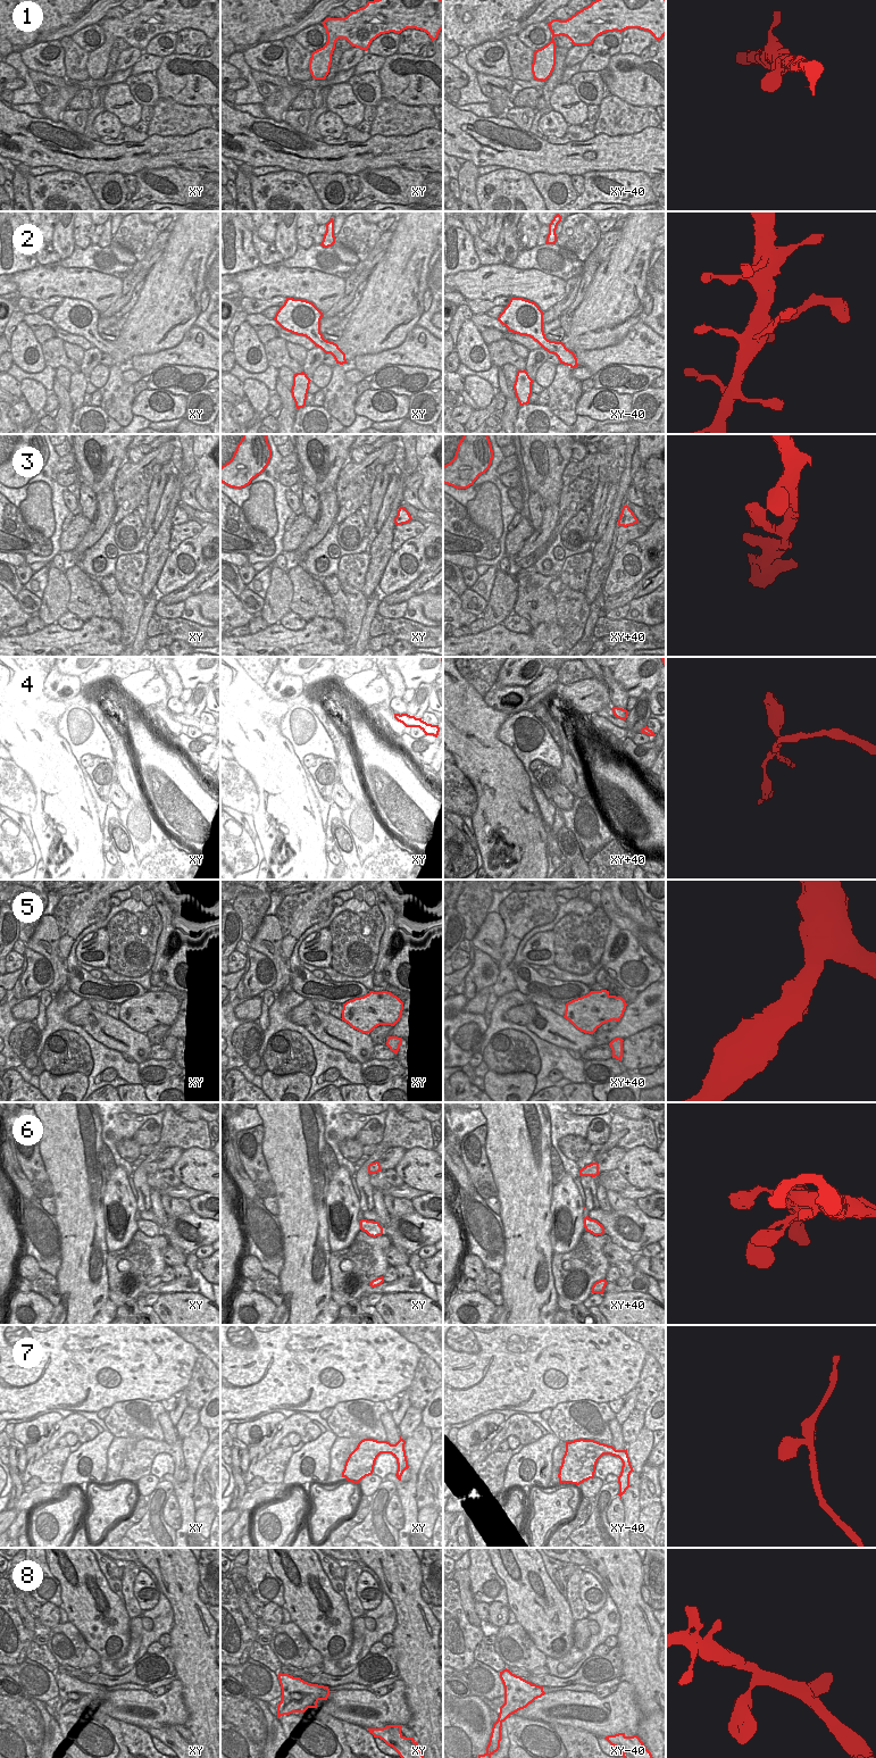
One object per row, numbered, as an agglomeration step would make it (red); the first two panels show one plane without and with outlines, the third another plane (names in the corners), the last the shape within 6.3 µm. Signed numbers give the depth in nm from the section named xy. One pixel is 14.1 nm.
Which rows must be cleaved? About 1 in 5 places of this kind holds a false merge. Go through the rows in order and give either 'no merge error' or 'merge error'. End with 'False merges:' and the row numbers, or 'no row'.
1: no merge error
2: no merge error
3: no merge error
4: merge error
5: no merge error
6: no merge error
7: no merge error
8: no merge error
False merges: 4

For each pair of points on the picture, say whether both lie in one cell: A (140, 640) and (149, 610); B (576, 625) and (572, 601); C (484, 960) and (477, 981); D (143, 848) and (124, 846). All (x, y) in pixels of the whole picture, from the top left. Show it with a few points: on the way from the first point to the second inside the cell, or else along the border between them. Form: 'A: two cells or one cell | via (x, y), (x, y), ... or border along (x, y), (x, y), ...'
A: one cell | via (141, 633), (146, 617)
B: one cell | via (572, 619), (572, 607)
C: one cell | via (483, 965), (480, 976)
D: two cells | border along (121, 823), (128, 835), (134, 858), (139, 864)

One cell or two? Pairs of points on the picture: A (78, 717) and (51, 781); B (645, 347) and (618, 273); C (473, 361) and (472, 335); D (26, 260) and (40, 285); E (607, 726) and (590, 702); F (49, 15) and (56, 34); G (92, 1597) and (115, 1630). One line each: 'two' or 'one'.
A: two
B: two
C: one
D: two
E: two
F: two
G: one

